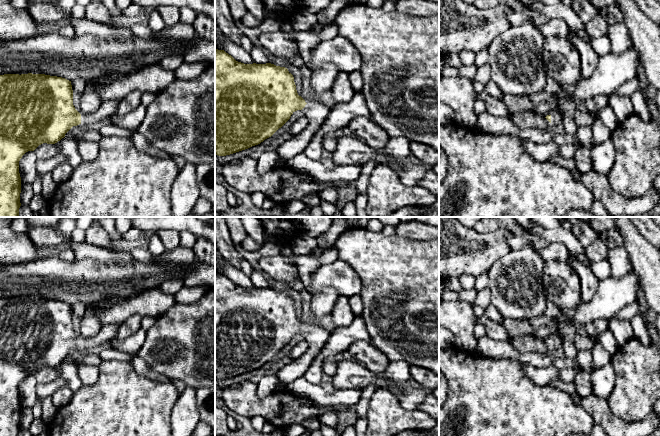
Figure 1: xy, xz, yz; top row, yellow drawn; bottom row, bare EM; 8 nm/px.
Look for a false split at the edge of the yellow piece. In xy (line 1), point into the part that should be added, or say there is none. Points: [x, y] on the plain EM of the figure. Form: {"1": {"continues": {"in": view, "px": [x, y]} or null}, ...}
{"1": {"continues": {"in": "xy", "px": [107, 333]}}}

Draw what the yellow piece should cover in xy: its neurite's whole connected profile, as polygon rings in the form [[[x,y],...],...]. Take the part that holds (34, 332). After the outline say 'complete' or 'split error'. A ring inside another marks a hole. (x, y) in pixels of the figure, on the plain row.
[[[4,298],[0,299],[0,436],[19,436],[21,430],[20,417],[21,417],[21,401],[19,397],[19,385],[22,380],[28,375],[34,375],[39,369],[43,367],[55,368],[65,361],[65,358],[73,351],[79,348],[92,348],[102,345],[103,343],[110,342],[115,339],[120,323],[103,324],[99,332],[88,338],[79,337],[73,329],[73,314],[71,305],[57,300],[50,300],[45,298]]]; split error

